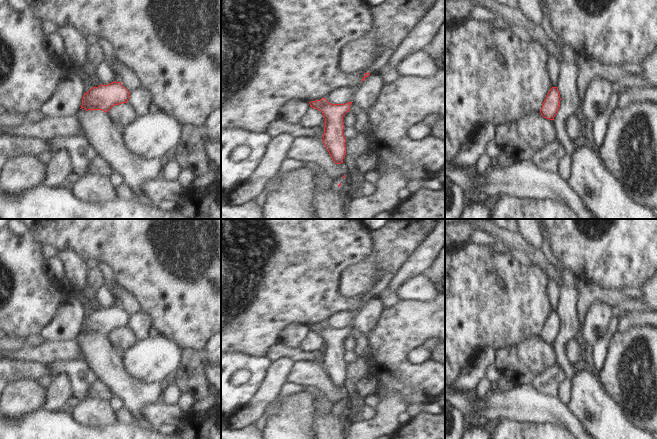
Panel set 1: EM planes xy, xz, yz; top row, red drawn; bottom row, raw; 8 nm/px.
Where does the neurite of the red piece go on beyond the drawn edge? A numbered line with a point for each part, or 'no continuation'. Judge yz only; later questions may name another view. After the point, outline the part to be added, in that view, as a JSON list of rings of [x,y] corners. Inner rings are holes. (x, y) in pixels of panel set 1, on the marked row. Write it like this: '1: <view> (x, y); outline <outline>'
no continuation

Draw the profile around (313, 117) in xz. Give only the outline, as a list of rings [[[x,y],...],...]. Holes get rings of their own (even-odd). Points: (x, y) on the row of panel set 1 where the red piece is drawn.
[[[309,107],[307,112],[298,120],[298,123],[305,128],[312,128],[319,126],[322,121],[323,114],[321,111]]]

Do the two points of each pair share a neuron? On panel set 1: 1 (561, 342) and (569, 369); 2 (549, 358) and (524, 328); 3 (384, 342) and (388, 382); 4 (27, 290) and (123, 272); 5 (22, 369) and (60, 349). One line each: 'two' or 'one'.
1: one
2: two
3: one
4: two
5: two

